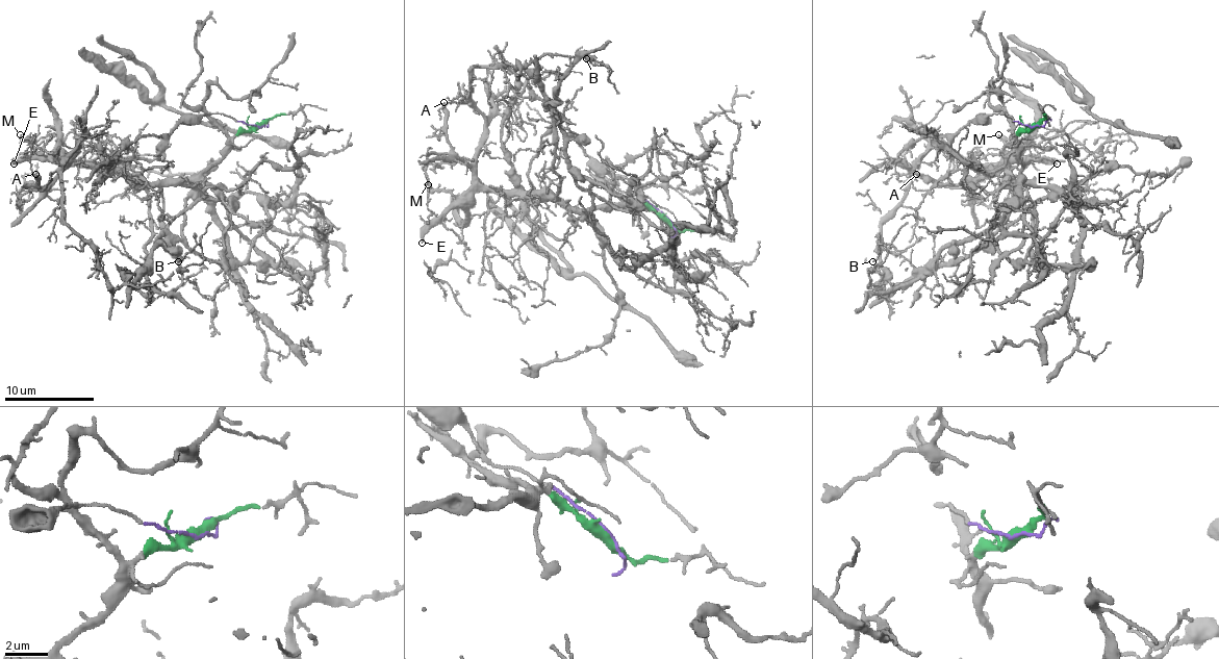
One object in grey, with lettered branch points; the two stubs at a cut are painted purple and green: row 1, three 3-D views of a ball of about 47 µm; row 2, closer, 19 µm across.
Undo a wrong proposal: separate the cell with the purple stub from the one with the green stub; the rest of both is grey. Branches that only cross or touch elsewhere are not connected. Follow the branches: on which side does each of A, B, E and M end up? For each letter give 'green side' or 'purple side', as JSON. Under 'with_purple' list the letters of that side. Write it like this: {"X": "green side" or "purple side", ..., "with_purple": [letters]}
{"A": "green side", "B": "green side", "E": "green side", "M": "green side", "with_purple": []}

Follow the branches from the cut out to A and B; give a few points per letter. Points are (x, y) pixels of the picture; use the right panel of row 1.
A: (1034, 125), (1018, 136), (1022, 181), (1015, 183), (1005, 168), (991, 166), (960, 187), (937, 185), (917, 174)
B: (1034, 125), (1015, 183), (933, 148), (881, 224), (879, 288), (881, 244), (872, 261)

